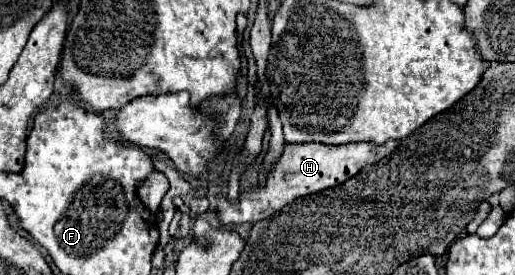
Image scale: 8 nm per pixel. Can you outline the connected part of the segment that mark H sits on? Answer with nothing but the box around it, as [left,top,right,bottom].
[217,140,397,224]

